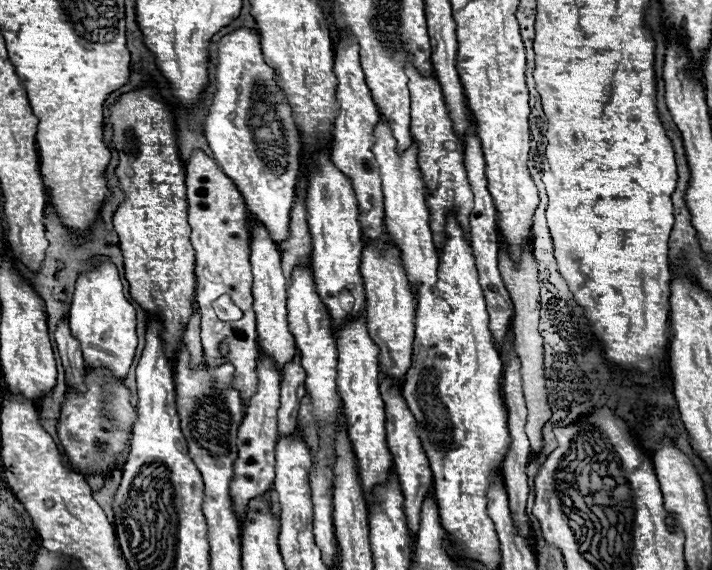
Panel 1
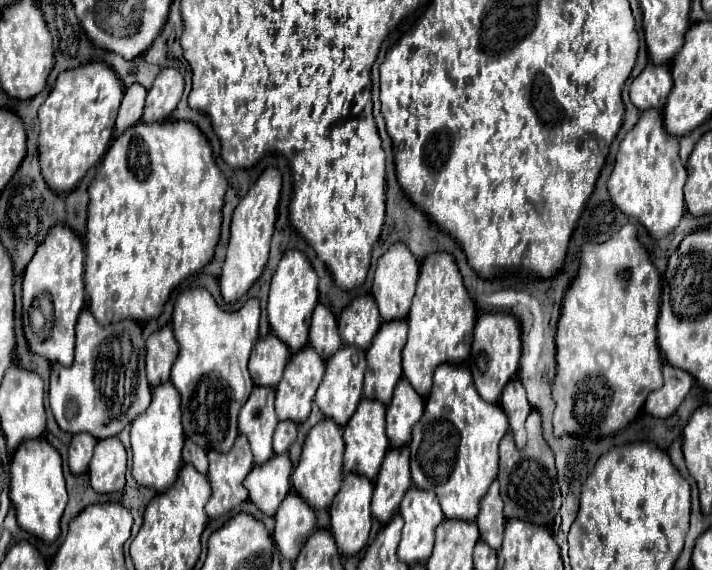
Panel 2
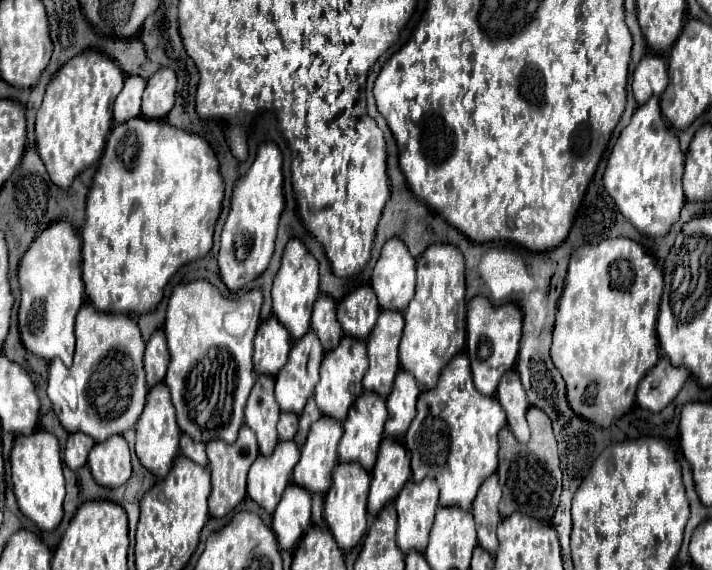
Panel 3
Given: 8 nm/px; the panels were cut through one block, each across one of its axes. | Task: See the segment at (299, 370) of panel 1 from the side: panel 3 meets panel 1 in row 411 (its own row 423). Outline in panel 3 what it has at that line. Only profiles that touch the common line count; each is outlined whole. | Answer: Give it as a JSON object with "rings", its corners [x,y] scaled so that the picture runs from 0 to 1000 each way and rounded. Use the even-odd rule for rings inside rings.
{"rings":[[[396,723],[390,740],[390,765],[393,772],[410,772],[419,754],[419,730],[410,723]]]}

